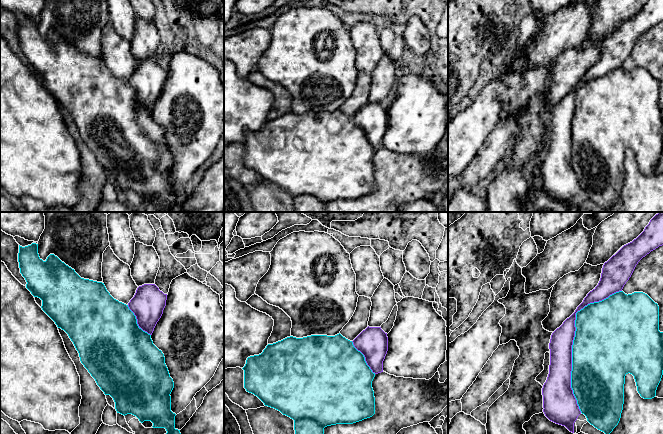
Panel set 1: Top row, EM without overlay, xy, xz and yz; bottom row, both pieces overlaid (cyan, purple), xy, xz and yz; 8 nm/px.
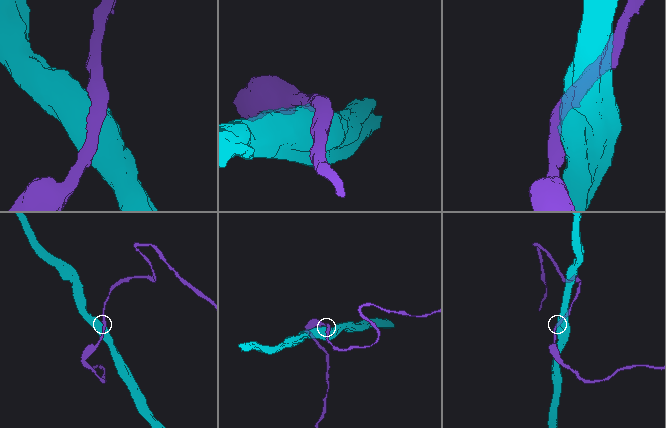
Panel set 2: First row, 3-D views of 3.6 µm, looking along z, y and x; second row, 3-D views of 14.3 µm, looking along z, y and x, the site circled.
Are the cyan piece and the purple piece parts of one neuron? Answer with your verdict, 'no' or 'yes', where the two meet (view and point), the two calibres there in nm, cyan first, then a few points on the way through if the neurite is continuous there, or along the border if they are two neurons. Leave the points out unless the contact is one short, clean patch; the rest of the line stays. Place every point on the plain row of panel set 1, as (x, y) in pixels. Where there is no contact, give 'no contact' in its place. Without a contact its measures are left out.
no | yz (573, 116) | 500/180 nm

